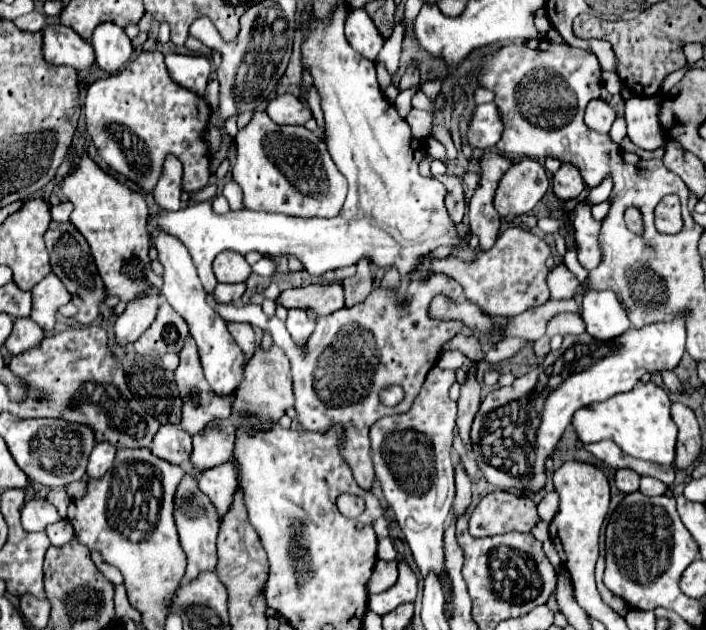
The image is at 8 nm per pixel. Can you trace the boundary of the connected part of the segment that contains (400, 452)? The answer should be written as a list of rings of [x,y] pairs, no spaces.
[[[431,368],[427,374],[427,380],[415,398],[415,404],[411,410],[403,416],[387,416],[377,420],[371,426],[371,452],[373,452],[373,464],[375,464],[375,476],[381,482],[383,494],[391,508],[395,510],[397,522],[401,530],[405,532],[405,538],[409,542],[409,548],[413,552],[413,560],[421,570],[421,578],[425,578],[429,572],[435,572],[435,576],[441,582],[443,596],[445,596],[445,608],[451,612],[451,580],[447,578],[445,572],[445,560],[443,560],[443,532],[445,532],[445,518],[449,516],[451,502],[455,496],[455,464],[451,460],[451,450],[453,450],[453,428],[455,428],[455,418],[457,418],[457,404],[449,398],[449,388],[456,381],[455,370],[441,370],[441,368]]]

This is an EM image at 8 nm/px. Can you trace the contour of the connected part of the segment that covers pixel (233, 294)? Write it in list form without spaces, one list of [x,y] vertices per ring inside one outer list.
[[[217,284],[215,290],[211,292],[211,296],[219,302],[219,304],[231,304],[235,300],[239,300],[245,292],[245,284]]]

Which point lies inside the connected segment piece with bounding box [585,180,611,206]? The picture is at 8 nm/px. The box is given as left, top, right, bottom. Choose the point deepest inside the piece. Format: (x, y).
(600, 194)

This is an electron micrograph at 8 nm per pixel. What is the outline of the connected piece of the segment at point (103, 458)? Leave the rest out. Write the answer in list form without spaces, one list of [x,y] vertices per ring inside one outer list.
[[[97,444],[89,456],[89,464],[87,464],[87,476],[89,478],[101,478],[115,460],[115,448],[111,444]]]

